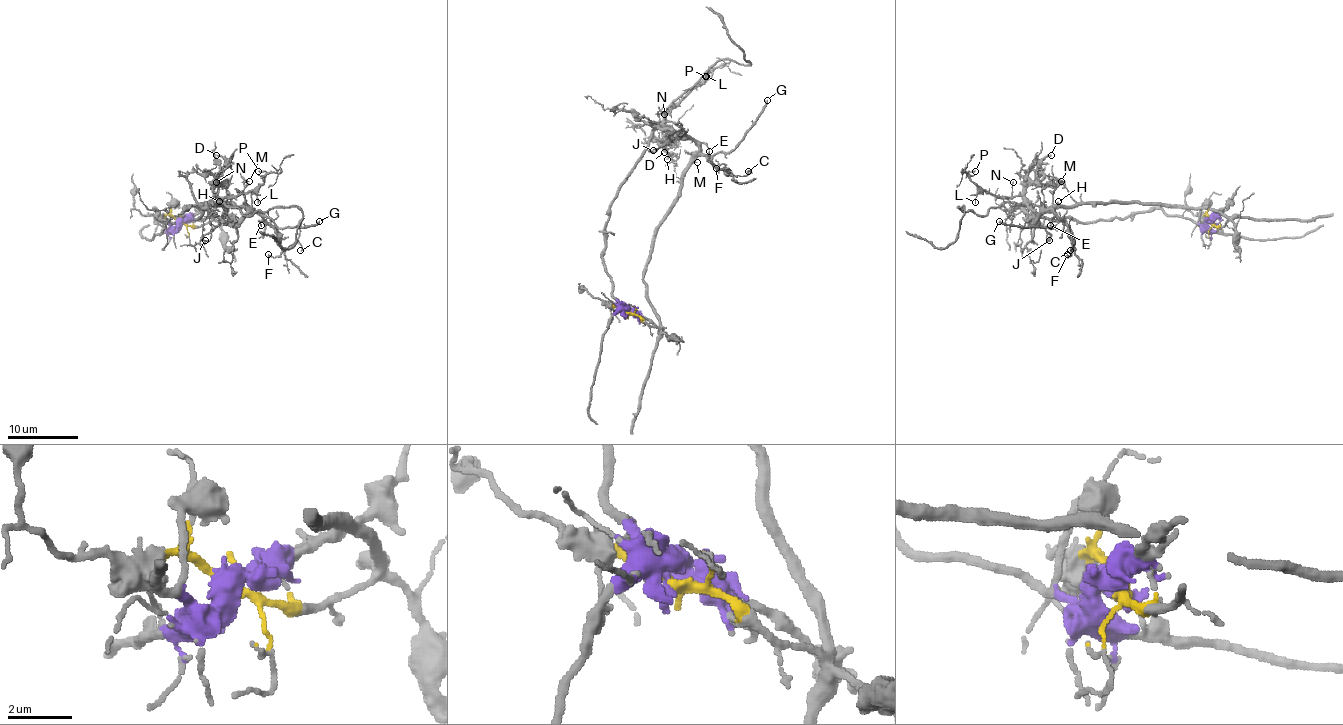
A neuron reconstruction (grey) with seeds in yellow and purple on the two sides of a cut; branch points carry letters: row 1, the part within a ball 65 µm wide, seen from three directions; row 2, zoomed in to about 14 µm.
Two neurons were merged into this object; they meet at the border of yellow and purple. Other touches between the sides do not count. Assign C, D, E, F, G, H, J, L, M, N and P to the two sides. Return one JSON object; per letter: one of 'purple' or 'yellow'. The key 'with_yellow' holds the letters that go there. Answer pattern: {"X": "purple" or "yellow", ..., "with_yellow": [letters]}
{"C": "yellow", "D": "purple", "E": "yellow", "F": "yellow", "G": "yellow", "H": "purple", "J": "purple", "L": "purple", "M": "yellow", "N": "purple", "P": "purple", "with_yellow": ["C", "E", "F", "G", "M"]}

